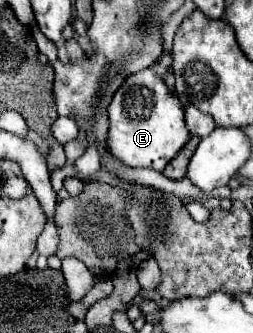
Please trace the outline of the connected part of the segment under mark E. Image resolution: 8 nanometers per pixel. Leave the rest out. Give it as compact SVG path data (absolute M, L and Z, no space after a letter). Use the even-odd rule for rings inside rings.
M165 54L153 66L129 76L109 104L109 150L131 168L153 168L161 172L191 138L185 124L185 108L179 96L163 82L169 66L171 56Z

